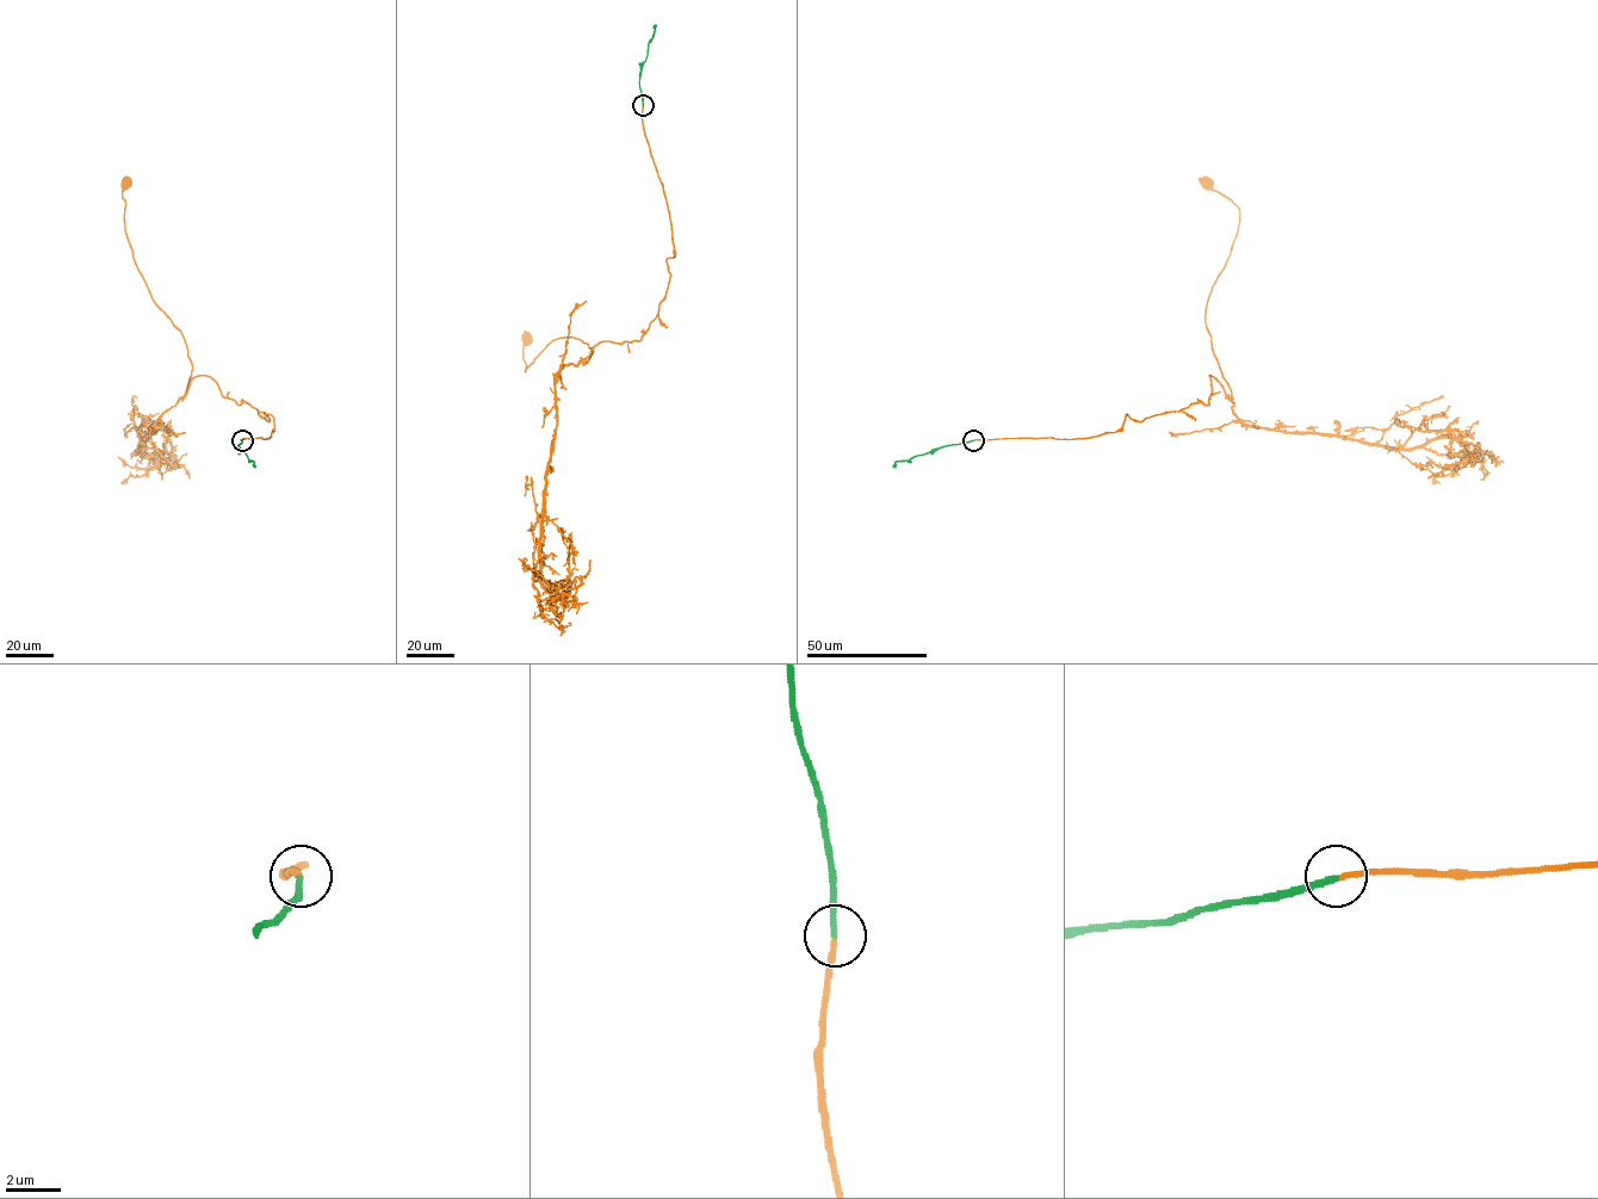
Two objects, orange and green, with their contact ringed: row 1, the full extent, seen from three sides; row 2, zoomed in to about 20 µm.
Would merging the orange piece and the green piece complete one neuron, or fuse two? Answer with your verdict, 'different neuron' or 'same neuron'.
same neuron

